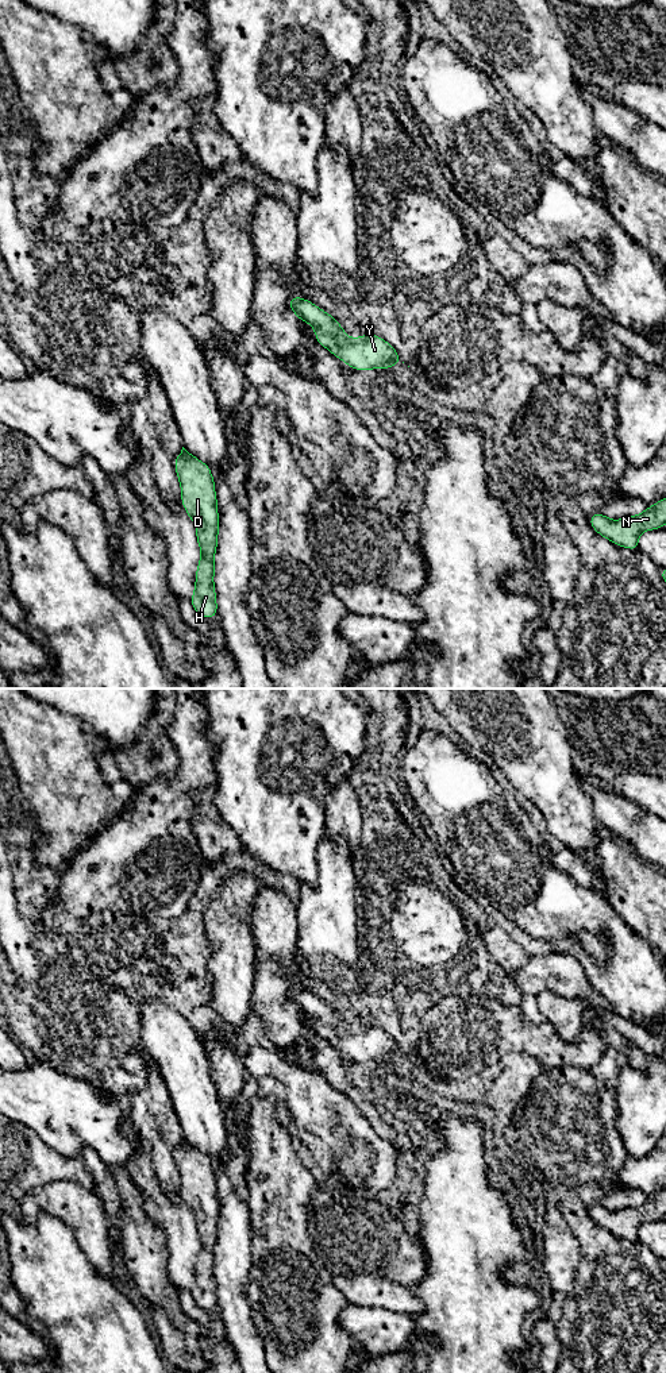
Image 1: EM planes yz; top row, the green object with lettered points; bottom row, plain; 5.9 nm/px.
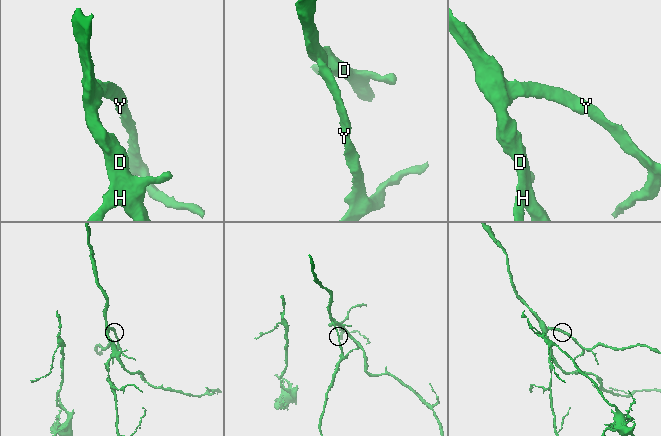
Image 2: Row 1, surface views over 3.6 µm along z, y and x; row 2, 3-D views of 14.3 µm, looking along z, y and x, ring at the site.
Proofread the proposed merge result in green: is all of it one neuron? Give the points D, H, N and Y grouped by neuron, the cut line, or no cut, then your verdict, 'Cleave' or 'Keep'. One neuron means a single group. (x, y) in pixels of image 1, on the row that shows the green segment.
Groups: D H N Y. No split. Keep

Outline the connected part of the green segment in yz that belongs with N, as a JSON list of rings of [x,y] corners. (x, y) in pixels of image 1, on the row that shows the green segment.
[[[666,497],[647,506],[643,513],[620,520],[611,520],[601,512],[596,512],[590,516],[589,524],[611,543],[638,551],[642,532],[666,527]]]

